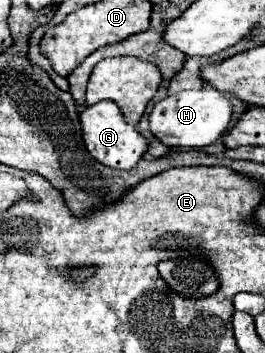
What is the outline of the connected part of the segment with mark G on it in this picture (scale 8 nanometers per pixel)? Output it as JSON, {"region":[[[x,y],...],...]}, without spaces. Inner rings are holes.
{"region":[[[102,100],[94,106],[86,106],[80,114],[80,124],[82,124],[82,138],[86,144],[86,150],[104,166],[118,168],[118,170],[130,170],[136,166],[136,162],[142,158],[142,154],[148,148],[148,142],[144,136],[136,132],[134,126],[126,124],[122,118],[122,112],[114,102]]]}

